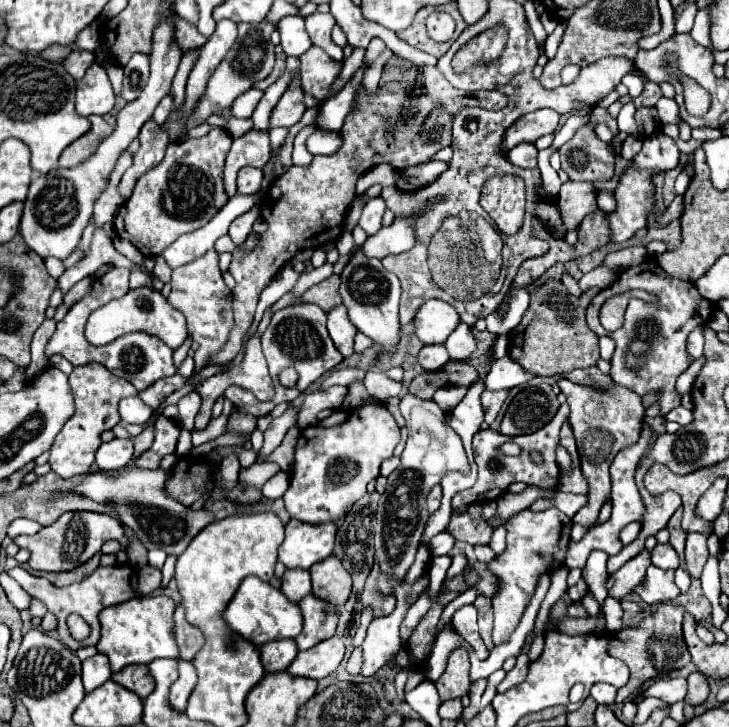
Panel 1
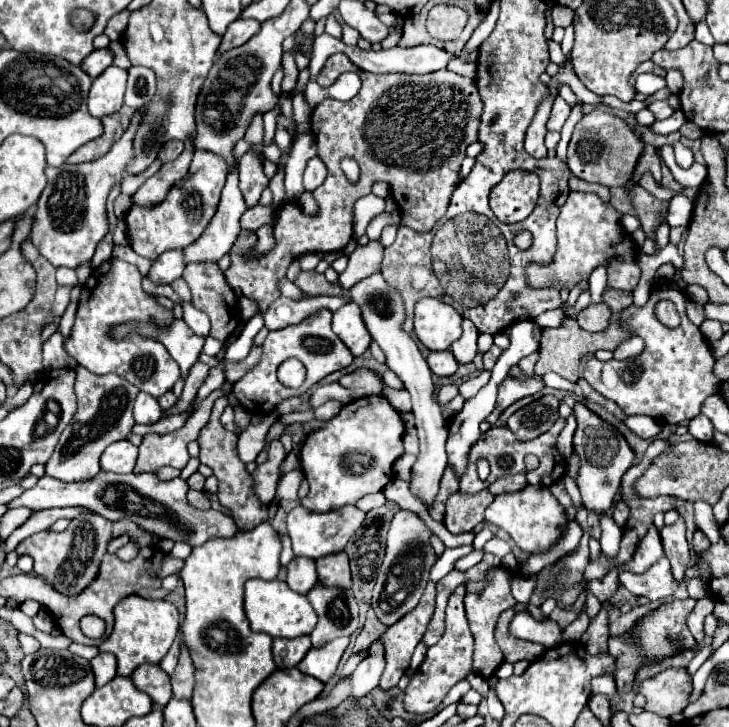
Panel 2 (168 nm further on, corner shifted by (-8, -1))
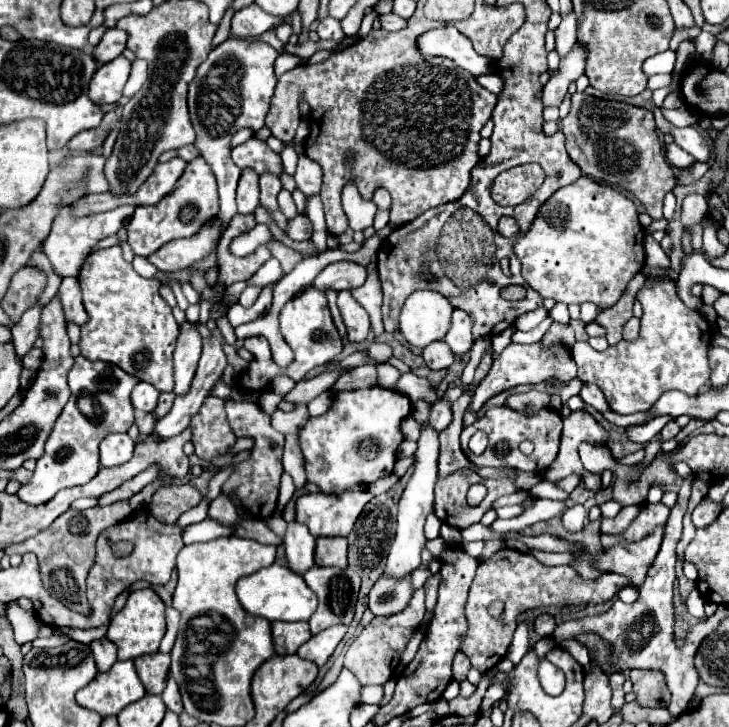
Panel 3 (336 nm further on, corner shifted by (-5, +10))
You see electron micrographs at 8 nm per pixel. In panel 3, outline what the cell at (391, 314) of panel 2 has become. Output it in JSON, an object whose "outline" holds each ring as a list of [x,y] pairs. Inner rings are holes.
{"outline":[[[420,400],[412,404],[412,416],[422,422],[422,436],[418,440],[418,450],[414,454],[414,474],[400,498],[400,508],[398,508],[398,528],[396,528],[396,538],[392,542],[388,562],[384,568],[384,574],[402,580],[402,576],[408,576],[420,566],[420,552],[426,546],[426,536],[424,536],[424,520],[426,516],[434,510],[434,484],[438,480],[438,432],[428,426],[428,414],[430,414],[430,404]]]}

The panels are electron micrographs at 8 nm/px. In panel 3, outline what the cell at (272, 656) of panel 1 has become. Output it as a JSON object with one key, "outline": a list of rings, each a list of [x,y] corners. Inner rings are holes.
{"outline":[[[272,622],[274,650],[278,654],[296,654],[310,636],[308,622]]]}

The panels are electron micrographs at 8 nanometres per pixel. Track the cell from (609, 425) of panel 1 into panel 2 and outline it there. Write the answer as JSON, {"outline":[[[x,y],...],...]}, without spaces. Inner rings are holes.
{"outline":[[[575,403],[573,415],[577,417],[573,447],[581,459],[577,485],[579,485],[579,491],[583,497],[583,505],[589,511],[603,515],[615,503],[615,495],[619,493],[621,477],[633,465],[635,451],[629,447],[627,439],[619,433],[617,427],[603,421],[599,415],[595,415],[591,409],[587,409],[583,403]]]}

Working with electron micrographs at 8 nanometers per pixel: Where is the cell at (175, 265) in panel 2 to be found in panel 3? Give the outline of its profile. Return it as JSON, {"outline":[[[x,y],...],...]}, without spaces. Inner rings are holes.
{"outline":[[[120,246],[90,252],[78,280],[84,308],[90,316],[90,320],[82,326],[82,356],[88,360],[112,362],[128,374],[150,382],[160,392],[172,392],[172,352],[180,330],[172,316],[172,308],[158,294],[158,280],[146,280],[136,274],[132,264],[124,262]]]}

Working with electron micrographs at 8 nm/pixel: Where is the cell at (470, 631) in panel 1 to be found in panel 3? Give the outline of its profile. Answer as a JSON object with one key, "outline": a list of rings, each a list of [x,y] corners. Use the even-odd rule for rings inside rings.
{"outline":[[[502,548],[492,554],[488,560],[478,564],[476,578],[472,582],[468,602],[464,608],[468,620],[468,632],[462,642],[462,652],[470,658],[472,668],[480,670],[482,674],[492,670],[504,656],[512,642],[514,630],[518,626],[518,614],[540,608],[572,608],[572,606],[586,606],[586,604],[604,604],[616,596],[616,592],[624,586],[634,586],[626,576],[620,574],[602,574],[596,580],[584,580],[576,570],[570,566],[544,566],[534,556],[524,554],[520,550]],[[492,602],[504,602],[504,614],[500,620],[488,614],[488,606]]]}

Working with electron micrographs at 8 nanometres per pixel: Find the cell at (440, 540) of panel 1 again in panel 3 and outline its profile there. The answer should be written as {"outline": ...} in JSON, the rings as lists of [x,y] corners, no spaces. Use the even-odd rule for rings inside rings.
{"outline":[[[430,514],[430,516],[426,518],[426,538],[428,538],[428,540],[438,538],[438,536],[440,536],[440,526],[442,526],[442,522],[438,520],[438,516],[436,516],[436,514]]]}

